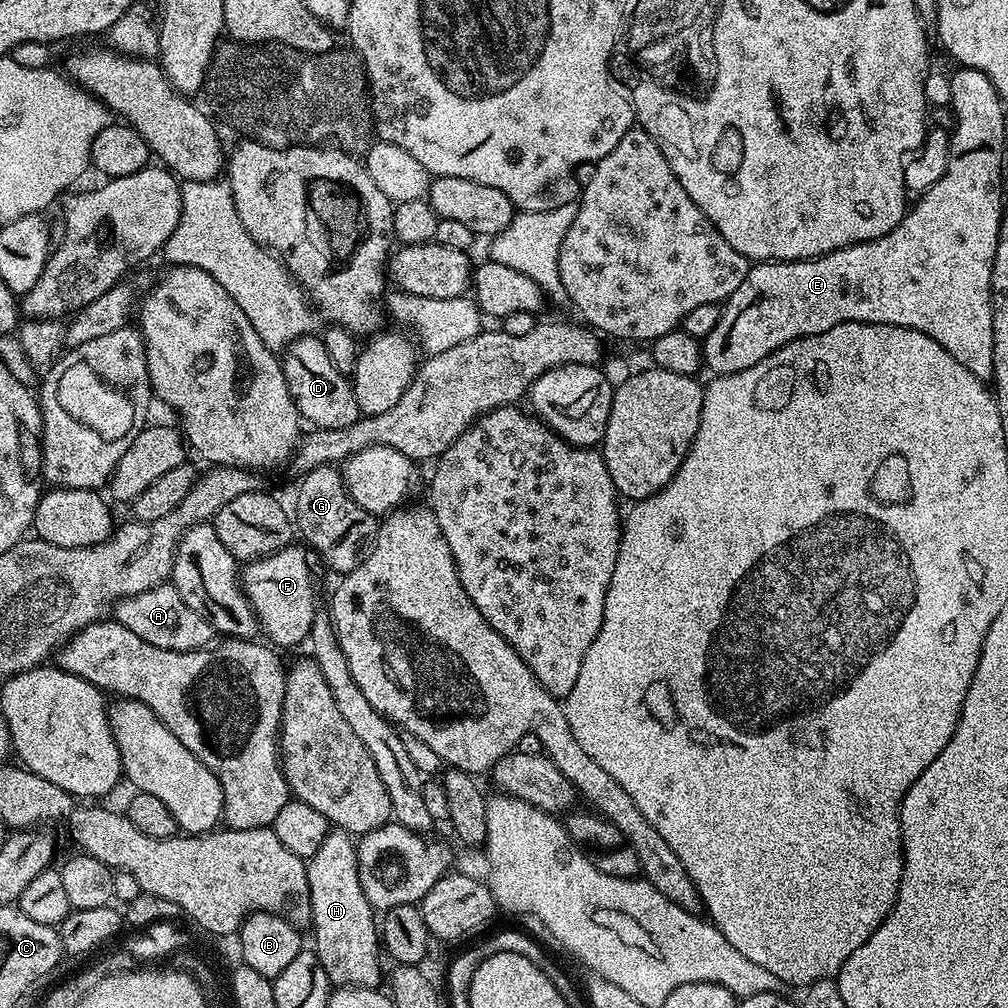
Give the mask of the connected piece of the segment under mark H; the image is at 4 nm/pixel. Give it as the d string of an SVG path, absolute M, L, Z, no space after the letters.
M332 830L326 842L318 846L318 854L307 861L312 902L310 928L316 931L316 957L334 986L376 988L380 980L382 939L377 917L372 917L372 904L360 885L356 845L349 833Z

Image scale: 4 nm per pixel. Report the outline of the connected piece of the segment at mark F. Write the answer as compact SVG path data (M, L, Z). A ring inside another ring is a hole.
M293 542L274 554L247 561L240 572L241 589L244 597L252 603L252 609L256 611L259 627L262 632L269 636L267 639L280 650L292 648L295 644L301 643L303 645L307 641L314 618L318 614L318 608L316 608L316 584L312 581L312 564L308 561L310 552L307 547L304 547L305 549L299 548L298 544Z

